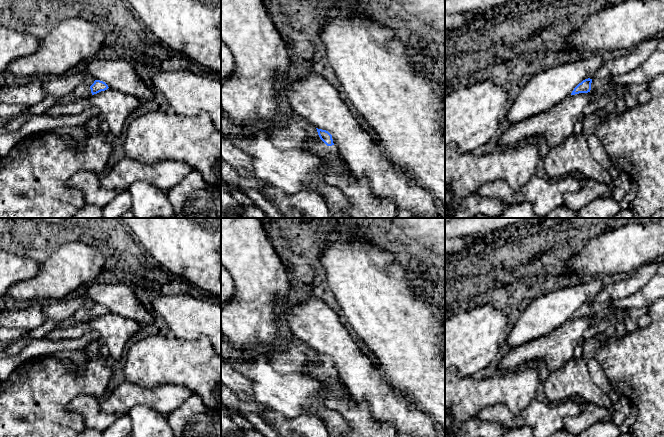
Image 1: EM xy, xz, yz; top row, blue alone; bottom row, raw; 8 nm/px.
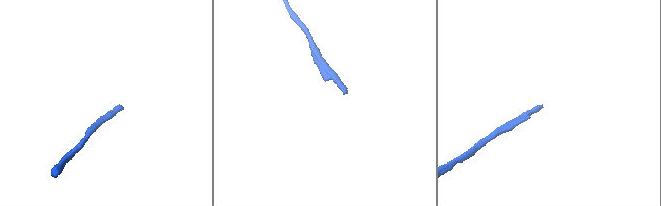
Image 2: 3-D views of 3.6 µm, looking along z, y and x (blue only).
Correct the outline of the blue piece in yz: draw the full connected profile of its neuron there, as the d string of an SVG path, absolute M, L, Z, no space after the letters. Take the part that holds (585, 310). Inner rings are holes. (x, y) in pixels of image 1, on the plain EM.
M593 302L593 303L585 303L581 307L579 307L574 314L572 315L571 319L579 318L579 317L588 317L588 316L595 316L602 310L606 309L610 306L611 302Z

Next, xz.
M317 353L320 363L318 365L311 365L310 377L315 378L321 382L327 380L333 385L333 389L340 395L343 395L342 389L337 385L336 371L333 367L332 359L322 353Z

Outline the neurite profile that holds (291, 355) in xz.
M291 332L280 338L267 353L267 358L280 374L310 376L309 367L320 363L317 353Z

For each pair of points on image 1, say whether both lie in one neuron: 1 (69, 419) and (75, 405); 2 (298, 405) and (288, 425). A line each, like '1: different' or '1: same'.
1: different
2: different

